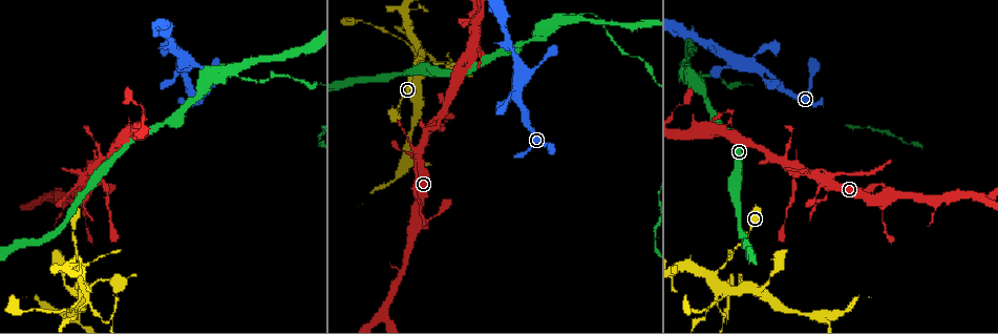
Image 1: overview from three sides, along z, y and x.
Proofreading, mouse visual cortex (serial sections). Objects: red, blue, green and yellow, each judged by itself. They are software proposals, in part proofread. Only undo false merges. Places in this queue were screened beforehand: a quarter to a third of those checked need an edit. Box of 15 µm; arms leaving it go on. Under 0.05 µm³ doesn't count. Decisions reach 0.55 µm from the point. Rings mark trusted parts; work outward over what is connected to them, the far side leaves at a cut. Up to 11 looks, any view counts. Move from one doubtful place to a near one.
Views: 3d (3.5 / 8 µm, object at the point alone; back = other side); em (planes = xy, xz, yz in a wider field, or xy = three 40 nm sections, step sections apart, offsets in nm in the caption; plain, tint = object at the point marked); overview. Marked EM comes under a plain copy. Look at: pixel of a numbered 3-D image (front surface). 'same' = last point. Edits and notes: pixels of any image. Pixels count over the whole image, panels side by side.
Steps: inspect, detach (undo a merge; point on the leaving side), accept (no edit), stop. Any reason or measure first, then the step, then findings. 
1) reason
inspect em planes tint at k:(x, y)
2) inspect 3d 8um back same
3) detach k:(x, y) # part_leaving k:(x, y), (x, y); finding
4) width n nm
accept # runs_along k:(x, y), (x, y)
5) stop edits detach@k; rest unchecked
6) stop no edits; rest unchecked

thick turns thin
inspect 3d 3.5um at 1:(822, 179)

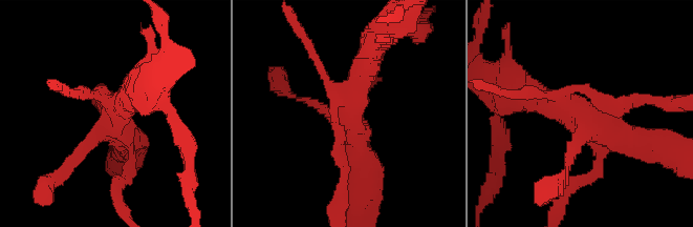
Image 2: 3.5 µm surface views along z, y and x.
now the EM
inspect em xy step 3 tint at 2:(113, 121)

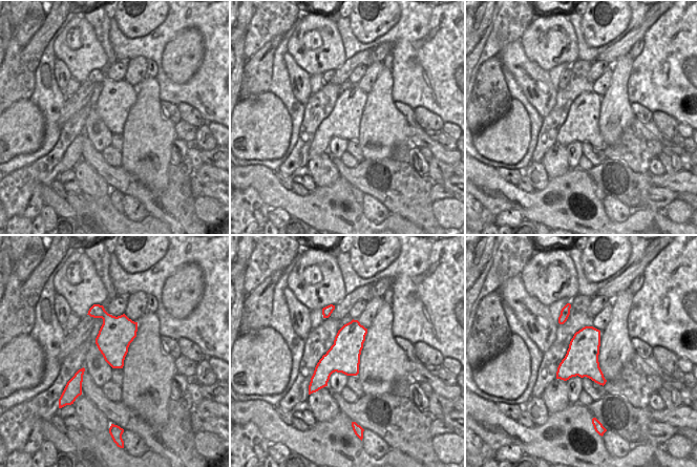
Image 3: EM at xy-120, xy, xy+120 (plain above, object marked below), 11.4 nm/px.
inspect em planes tint same

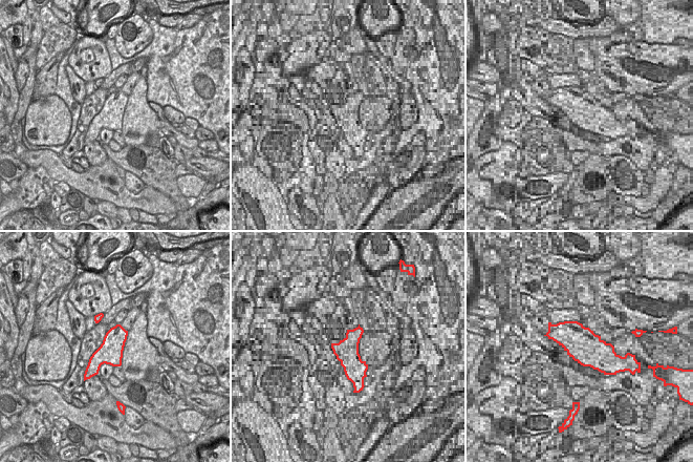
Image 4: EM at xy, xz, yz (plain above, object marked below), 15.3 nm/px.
width 380 nm
detach 2:(634, 99) # part_leaving 2:(594, 106), (640, 100), (686, 103); two cells meet here

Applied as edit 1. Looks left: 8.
inspect overview

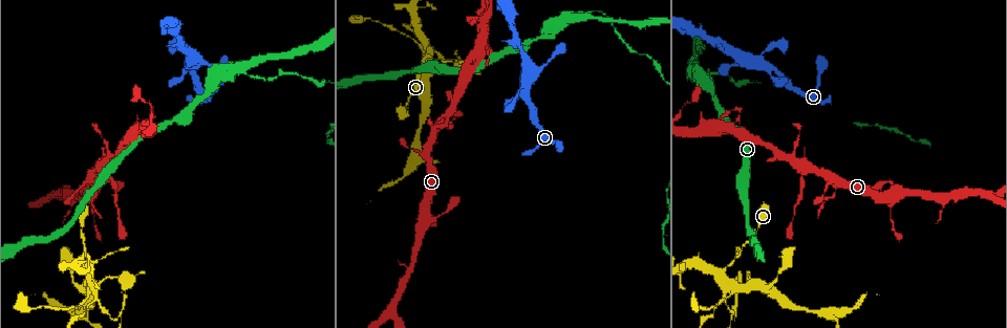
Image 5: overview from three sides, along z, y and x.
sharp bend
inspect 3d 3.5um at 5:(727, 284)

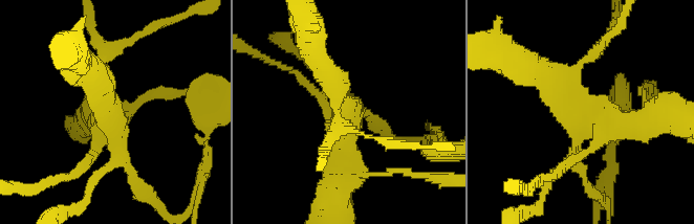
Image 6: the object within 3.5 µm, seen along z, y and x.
arms 4; arm_widths 150, 150, 200, 450 nm
inspect em planes tint at 6:(584, 117)

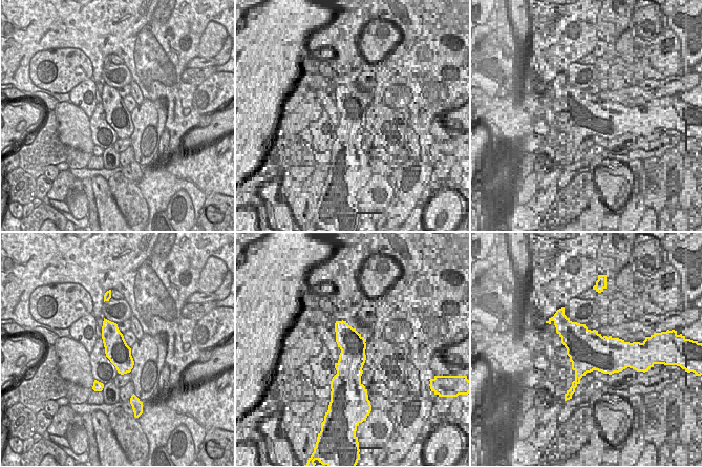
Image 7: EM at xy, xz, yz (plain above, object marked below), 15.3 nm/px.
accept # runs_along 6:(586, 58), (567, 80), (586, 115), (650, 118); continuous, no second cell

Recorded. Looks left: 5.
sharp bend
inspect 3d 3.5um at 5:(119, 314)

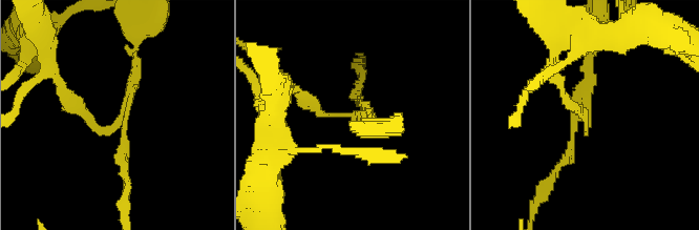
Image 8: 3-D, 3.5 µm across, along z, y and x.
inspect em planes tint at 8:(589, 118)

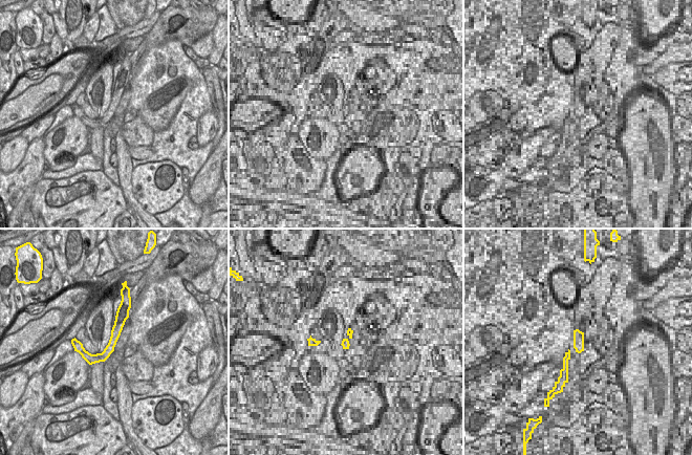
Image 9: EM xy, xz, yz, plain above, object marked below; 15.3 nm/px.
inspect em xy step 3 tint same

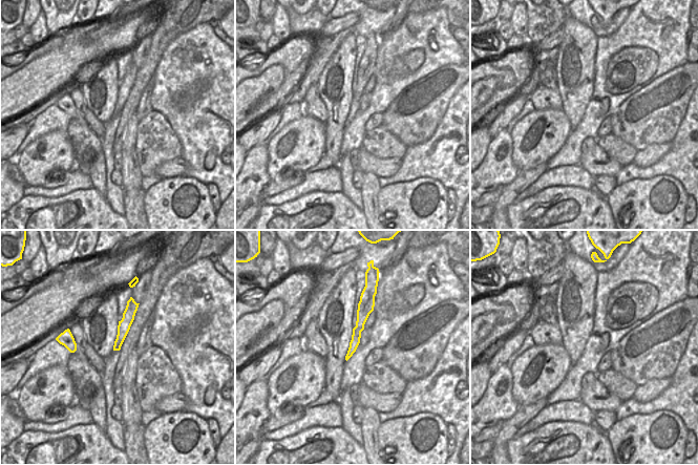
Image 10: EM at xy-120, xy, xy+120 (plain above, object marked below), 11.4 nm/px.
accept # runs_along 10:(363, 303), (360, 325), (350, 353); continuous, no second cell

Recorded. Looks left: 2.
arms part here
inspect 3d 3.5um at 5:(689, 71)

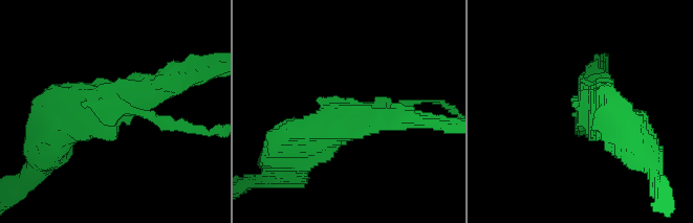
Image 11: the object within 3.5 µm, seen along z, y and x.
arms 3; arm_widths 150, 300, 600 nm; shape alone is not enough
inspect em xy step 1 tint at 11:(125, 100)

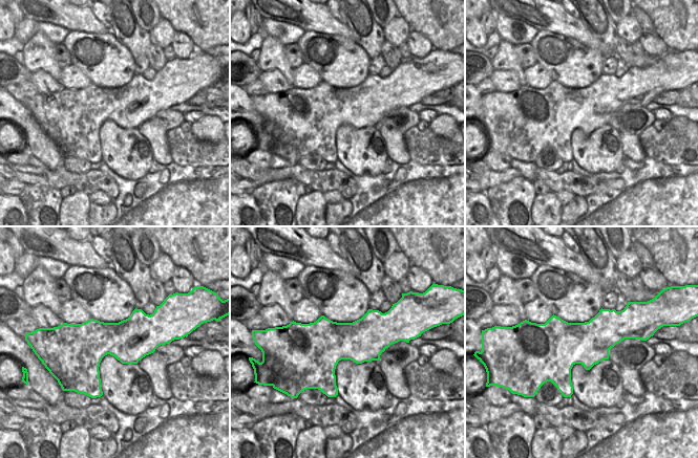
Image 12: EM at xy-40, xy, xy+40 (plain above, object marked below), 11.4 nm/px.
accept # runs_along 11:(69, 120), (192, 72); one cell here

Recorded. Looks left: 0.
stop edits detach@2; rest unchecked

